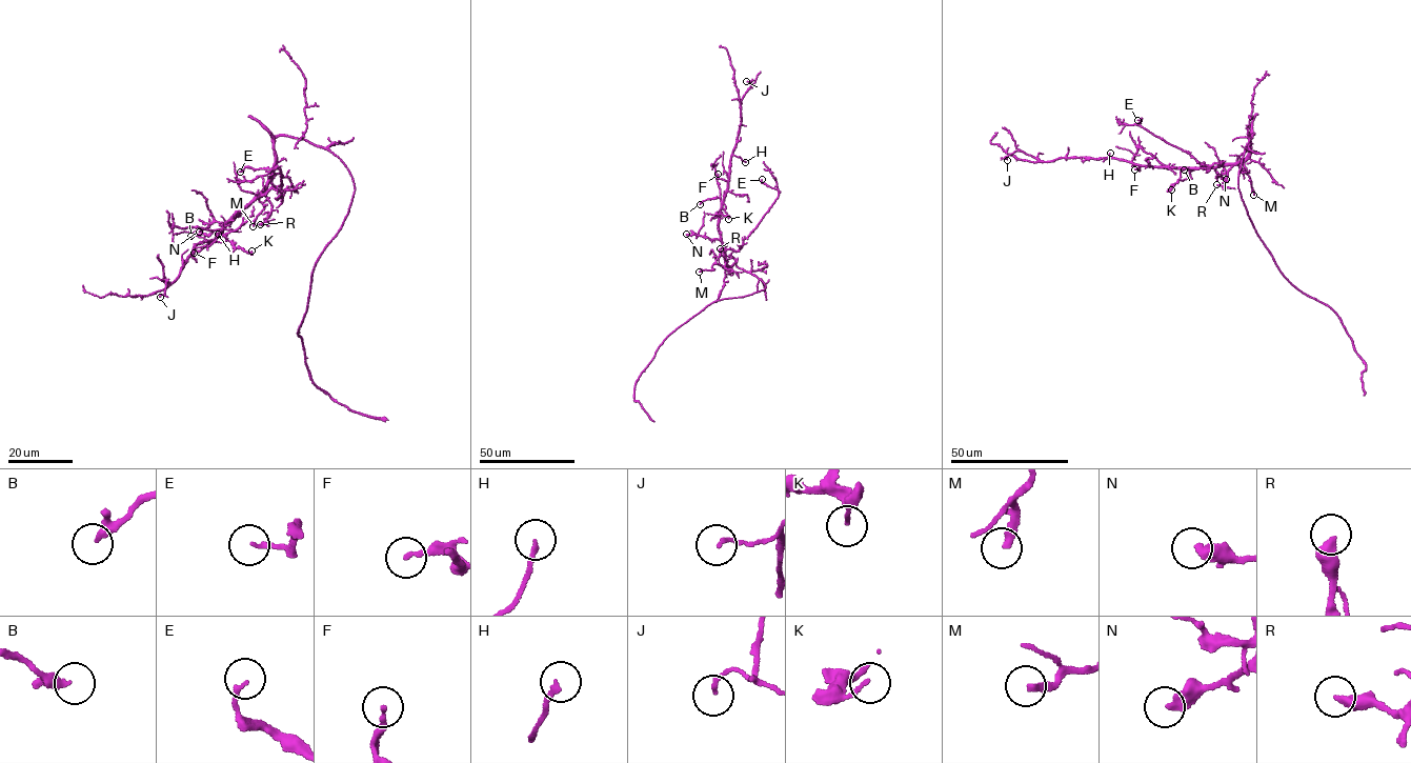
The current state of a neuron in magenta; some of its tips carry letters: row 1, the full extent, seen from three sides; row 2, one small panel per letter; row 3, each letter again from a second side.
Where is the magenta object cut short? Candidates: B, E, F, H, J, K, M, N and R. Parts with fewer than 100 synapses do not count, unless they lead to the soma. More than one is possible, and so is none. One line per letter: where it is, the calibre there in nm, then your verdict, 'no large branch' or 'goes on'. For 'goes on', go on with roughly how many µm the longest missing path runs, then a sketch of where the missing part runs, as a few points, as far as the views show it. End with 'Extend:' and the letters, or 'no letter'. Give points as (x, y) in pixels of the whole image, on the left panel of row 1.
B: place (190, 236); calibre 240 nm; no large branch
E: place (240, 172); calibre 150 nm; no large branch
F: place (194, 253); calibre 160 nm; no large branch
H: place (218, 234); calibre 180 nm; no large branch
J: place (160, 297); calibre 110 nm; no large branch
K: place (252, 251); calibre 120 nm; no large branch
M: place (253, 226); calibre 240 nm; no large branch
N: place (199, 232); calibre 360 nm; no large branch
R: place (260, 224); calibre 440 nm; no large branch
Extend: no letter

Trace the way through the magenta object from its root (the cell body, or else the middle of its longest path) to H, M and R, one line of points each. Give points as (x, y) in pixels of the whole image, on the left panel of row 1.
H: (299, 138), (275, 138), (275, 165), (264, 187), (225, 222), (216, 238), (194, 246), (208, 246), (218, 234)
M: (299, 138), (282, 136), (275, 138), (273, 186), (259, 198), (263, 209), (253, 226)
R: (299, 138), (282, 136), (275, 138), (275, 165), (264, 187), (270, 213), (260, 224)

